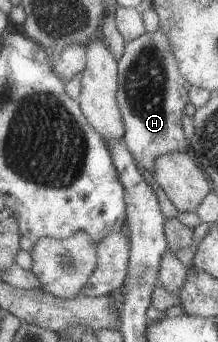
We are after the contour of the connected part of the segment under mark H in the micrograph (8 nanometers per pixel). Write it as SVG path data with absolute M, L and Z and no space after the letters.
M157 28L149 34L143 33L124 43L124 51L117 64L116 82L115 98L124 124L122 139L135 166L137 166L137 170L139 170L139 174L141 174L141 178L145 180L143 175L148 172L155 182L155 176L153 176L155 158L159 158L167 152L183 152L189 149L187 140L183 136L181 114L183 114L185 104L188 103L187 90L190 88L190 84L177 72L175 56L173 56L169 40L161 28Z

